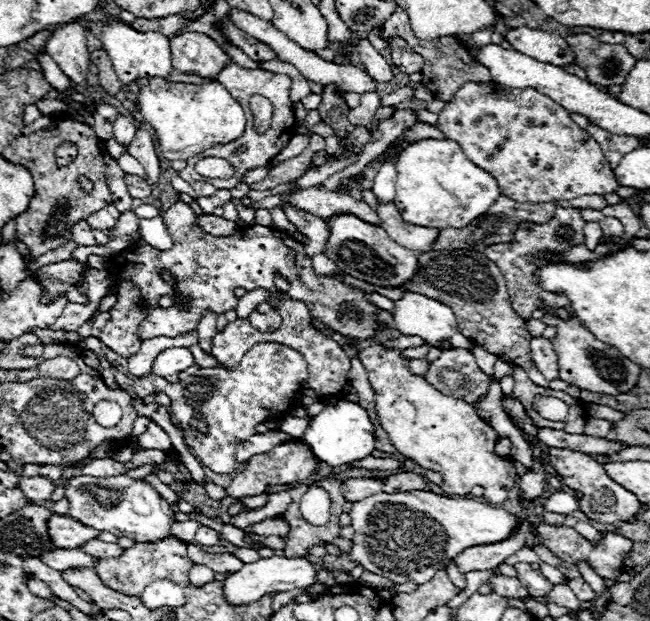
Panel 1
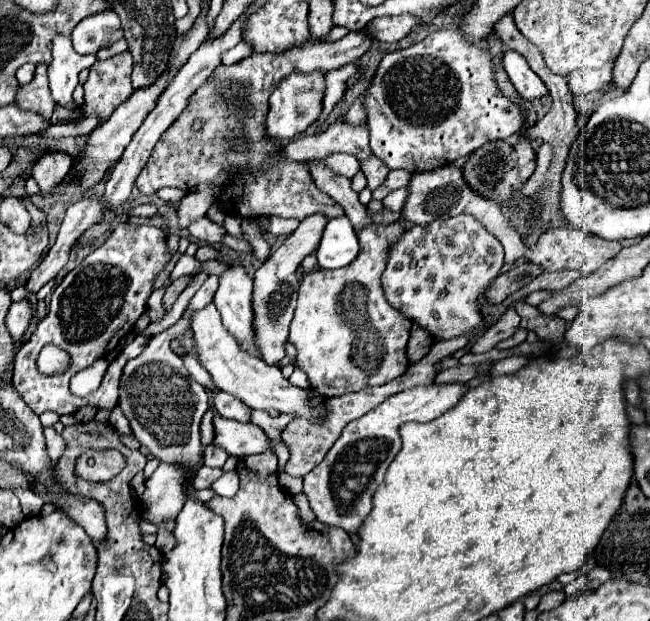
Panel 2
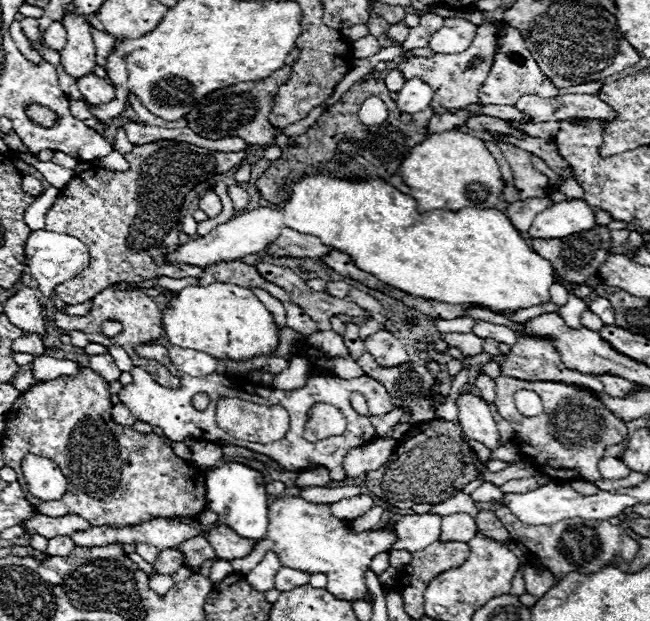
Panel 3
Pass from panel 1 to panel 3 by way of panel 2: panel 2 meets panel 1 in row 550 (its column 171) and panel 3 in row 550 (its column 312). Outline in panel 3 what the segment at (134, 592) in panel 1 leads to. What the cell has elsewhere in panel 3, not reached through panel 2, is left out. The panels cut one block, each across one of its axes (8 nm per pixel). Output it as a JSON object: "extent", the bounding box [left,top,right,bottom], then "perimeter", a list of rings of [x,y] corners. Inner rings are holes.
{"extent":[46,536,216,572],"perimeter":[[[56,536],[56,538],[50,538],[48,540],[48,546],[46,546],[46,554],[48,556],[68,556],[68,552],[72,552],[76,544],[72,542],[72,538],[68,536]],[[196,536],[196,538],[188,540],[186,544],[180,544],[178,548],[180,548],[180,552],[184,552],[184,562],[192,572],[198,572],[202,562],[216,558],[214,548],[206,542],[204,536]]]}

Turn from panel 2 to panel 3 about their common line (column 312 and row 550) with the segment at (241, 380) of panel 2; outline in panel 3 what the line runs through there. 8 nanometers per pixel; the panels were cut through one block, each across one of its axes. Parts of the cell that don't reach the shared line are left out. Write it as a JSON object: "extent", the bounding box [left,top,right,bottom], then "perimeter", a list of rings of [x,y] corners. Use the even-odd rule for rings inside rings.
{"extent":[392,514,442,552],"perimeter":[[[412,514],[412,516],[402,516],[396,524],[394,530],[398,534],[396,544],[392,550],[408,550],[408,552],[418,552],[430,546],[440,538],[442,532],[442,516],[438,514]]]}

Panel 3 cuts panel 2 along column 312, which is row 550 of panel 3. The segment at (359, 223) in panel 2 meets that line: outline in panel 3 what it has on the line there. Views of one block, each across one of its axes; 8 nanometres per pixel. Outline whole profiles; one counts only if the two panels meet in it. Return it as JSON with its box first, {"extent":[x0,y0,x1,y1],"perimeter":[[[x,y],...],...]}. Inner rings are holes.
{"extent":[152,548,184,574],"perimeter":[[[166,548],[158,554],[158,560],[152,564],[154,574],[176,574],[180,566],[184,566],[184,554],[178,552],[178,548]]]}

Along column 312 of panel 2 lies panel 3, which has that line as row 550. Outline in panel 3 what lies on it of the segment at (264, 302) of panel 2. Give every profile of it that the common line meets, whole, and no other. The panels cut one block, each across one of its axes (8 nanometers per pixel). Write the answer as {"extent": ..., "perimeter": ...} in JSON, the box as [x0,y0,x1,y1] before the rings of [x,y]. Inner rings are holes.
{"extent":[204,524,254,560],"perimeter":[[[224,524],[212,526],[210,530],[204,532],[204,536],[212,544],[212,548],[216,550],[216,558],[224,558],[224,560],[244,558],[244,556],[248,556],[254,550],[254,542],[252,540],[240,538],[236,532],[232,532]]]}

